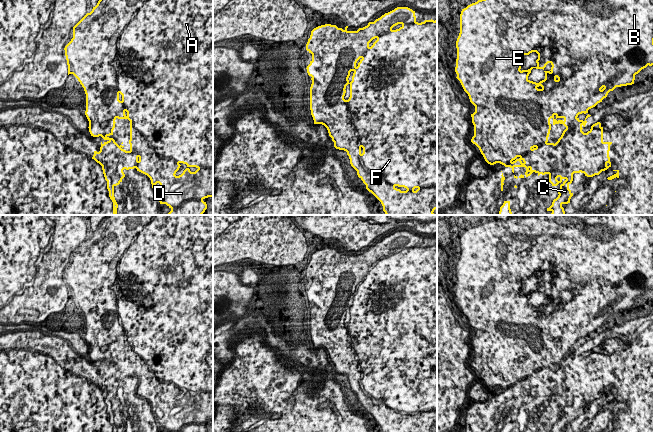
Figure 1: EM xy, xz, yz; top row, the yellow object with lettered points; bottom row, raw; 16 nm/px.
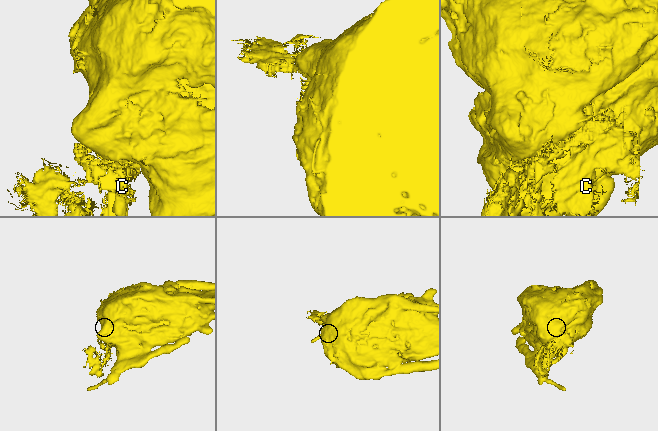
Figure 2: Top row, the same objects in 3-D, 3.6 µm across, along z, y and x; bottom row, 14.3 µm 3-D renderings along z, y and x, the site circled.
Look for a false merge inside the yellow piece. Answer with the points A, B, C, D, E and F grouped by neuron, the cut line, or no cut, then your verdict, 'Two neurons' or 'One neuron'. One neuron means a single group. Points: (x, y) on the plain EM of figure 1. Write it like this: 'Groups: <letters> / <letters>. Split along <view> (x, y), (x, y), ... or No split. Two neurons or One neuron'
Groups: A B D E F / C. Split along yz (601, 311), (566, 308), (562, 326), (550, 335). Two neurons

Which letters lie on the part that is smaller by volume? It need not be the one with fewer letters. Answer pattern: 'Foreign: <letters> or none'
Foreign: C

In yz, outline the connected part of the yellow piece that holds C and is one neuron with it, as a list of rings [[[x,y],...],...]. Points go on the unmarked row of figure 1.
[[[583,305],[565,310],[566,315],[570,316],[562,323],[560,332],[553,333],[551,330],[551,336],[557,337],[553,349],[560,347],[566,351],[558,365],[539,369],[528,378],[504,389],[510,391],[513,397],[515,391],[525,391],[525,398],[519,402],[535,396],[538,400],[548,398],[552,410],[560,407],[559,419],[549,432],[563,432],[563,428],[570,427],[573,417],[569,409],[574,397],[581,396],[593,401],[611,391],[609,375],[612,366],[603,365],[601,347],[593,348],[587,357],[582,355],[586,343],[591,340],[588,334],[607,321],[608,310],[603,313],[584,311]]]

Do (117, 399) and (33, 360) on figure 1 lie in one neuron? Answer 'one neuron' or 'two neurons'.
one neuron

